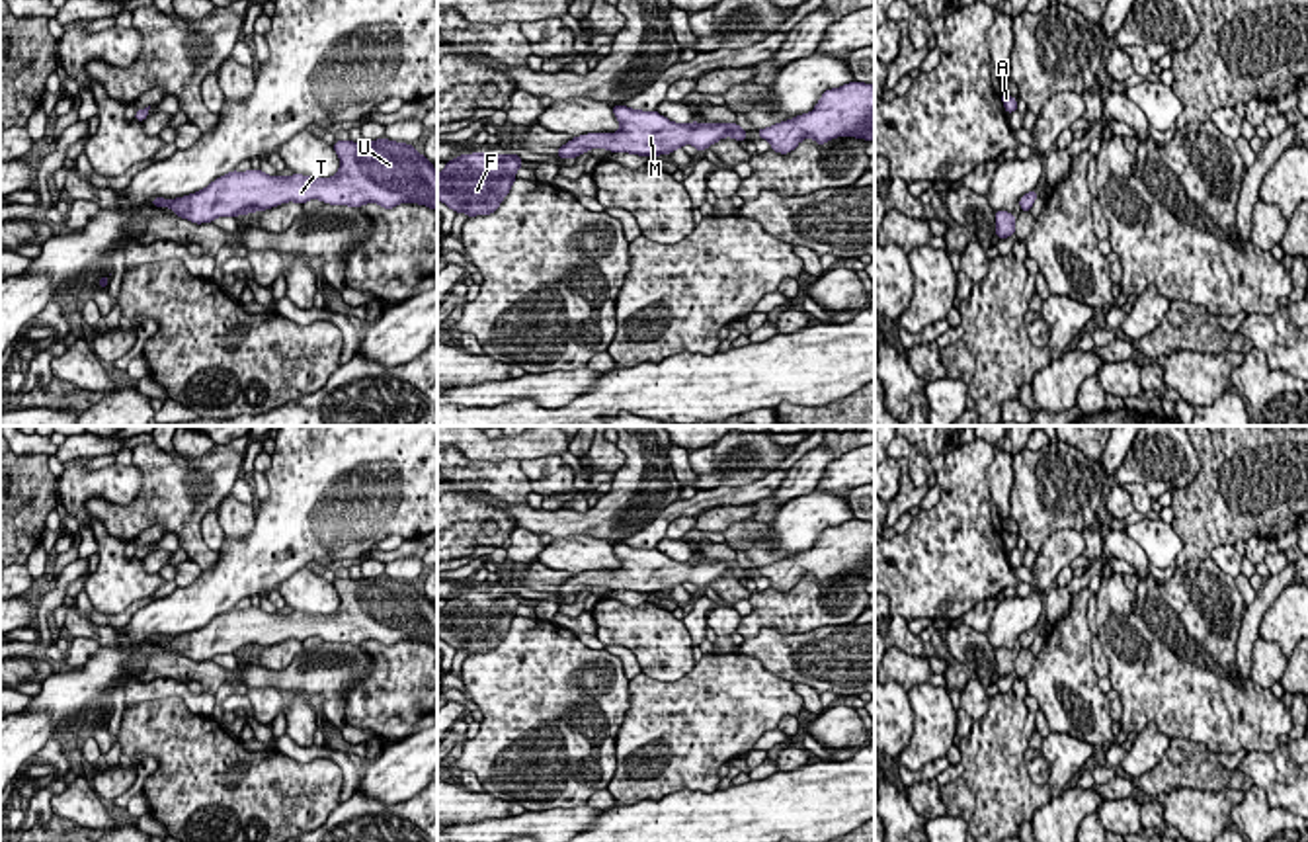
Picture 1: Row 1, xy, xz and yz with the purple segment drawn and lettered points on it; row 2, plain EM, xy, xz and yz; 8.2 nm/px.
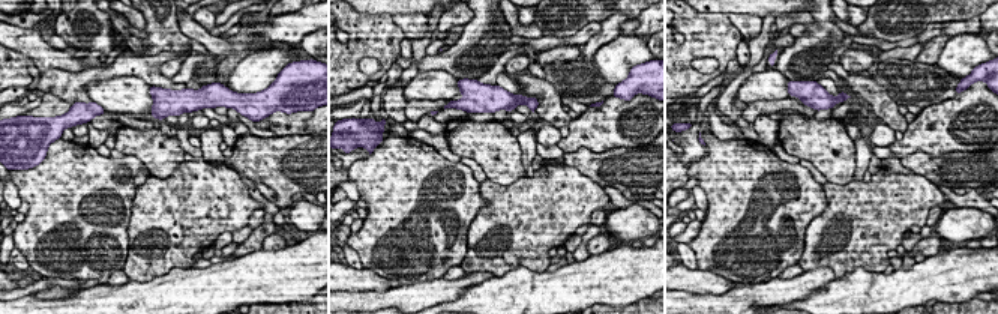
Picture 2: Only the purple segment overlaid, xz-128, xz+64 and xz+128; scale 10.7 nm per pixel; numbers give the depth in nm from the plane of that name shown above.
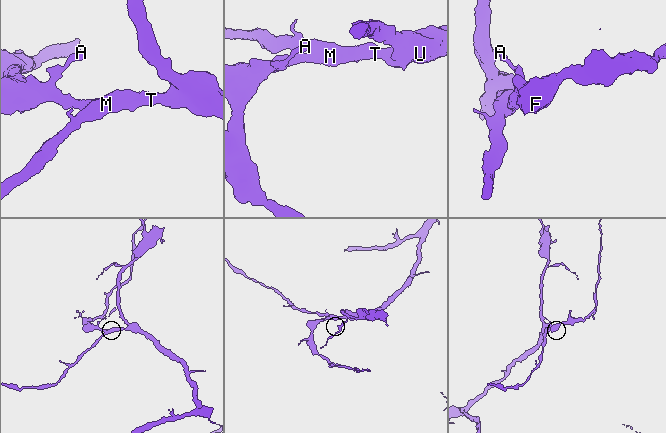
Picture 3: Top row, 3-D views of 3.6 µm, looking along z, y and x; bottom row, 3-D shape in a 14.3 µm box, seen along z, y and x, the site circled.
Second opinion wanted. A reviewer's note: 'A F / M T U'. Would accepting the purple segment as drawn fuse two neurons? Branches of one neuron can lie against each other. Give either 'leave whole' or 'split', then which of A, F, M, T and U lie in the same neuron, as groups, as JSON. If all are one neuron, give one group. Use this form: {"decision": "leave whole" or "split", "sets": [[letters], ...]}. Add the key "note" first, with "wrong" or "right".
{"note": "wrong", "decision": "leave whole", "sets": [["A", "F", "M", "T", "U"]]}

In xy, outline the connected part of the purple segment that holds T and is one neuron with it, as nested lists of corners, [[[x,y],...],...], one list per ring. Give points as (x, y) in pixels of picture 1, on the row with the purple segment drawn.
[[[388,139],[336,141],[334,150],[342,164],[332,178],[301,174],[283,178],[254,168],[232,170],[201,191],[178,199],[156,197],[150,203],[166,205],[174,215],[197,225],[308,199],[349,207],[379,203],[385,209],[398,203],[420,203],[437,211],[437,172],[414,145]]]

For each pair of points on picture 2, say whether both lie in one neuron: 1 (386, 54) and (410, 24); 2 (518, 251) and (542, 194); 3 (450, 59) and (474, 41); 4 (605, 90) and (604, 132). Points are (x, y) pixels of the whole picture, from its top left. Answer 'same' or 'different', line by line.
1: different
2: same
3: same
4: different

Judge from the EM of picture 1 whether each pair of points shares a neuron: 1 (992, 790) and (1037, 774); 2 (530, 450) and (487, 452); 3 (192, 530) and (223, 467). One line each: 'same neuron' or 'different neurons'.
1: different neurons
2: same neuron
3: same neuron

